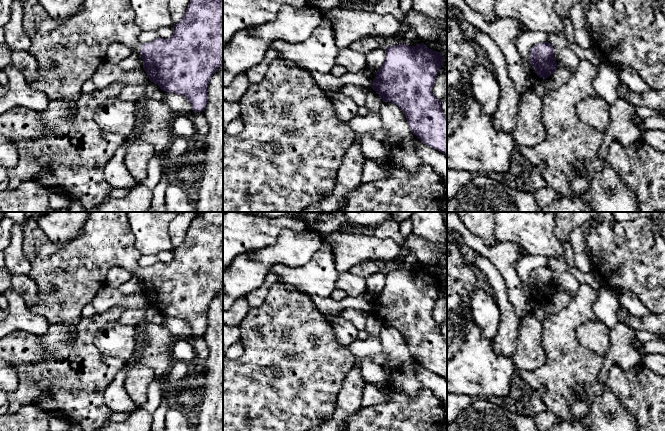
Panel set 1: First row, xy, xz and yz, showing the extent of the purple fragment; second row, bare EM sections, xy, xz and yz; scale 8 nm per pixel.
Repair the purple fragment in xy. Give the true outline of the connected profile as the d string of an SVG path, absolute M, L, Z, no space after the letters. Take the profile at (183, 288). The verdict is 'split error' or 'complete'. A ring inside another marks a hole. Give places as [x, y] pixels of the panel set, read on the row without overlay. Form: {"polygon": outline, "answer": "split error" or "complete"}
{"polygon": "M90 212L83 230L68 245L57 246L43 232L36 218L27 218L22 224L23 254L29 261L31 269L27 274L37 285L38 300L30 308L33 313L45 317L49 323L64 324L70 327L73 337L76 326L82 318L83 307L89 304L100 288L107 285L108 271L120 267L131 274L140 276L143 283L143 293L151 306L157 308L162 315L175 317L187 322L194 337L204 335L208 326L207 311L210 302L223 289L223 212L197 212L190 223L182 243L173 249L173 258L168 263L157 262L150 267L141 267L141 254L135 246L135 236L132 232L127 212Z", "answer": "split error"}

